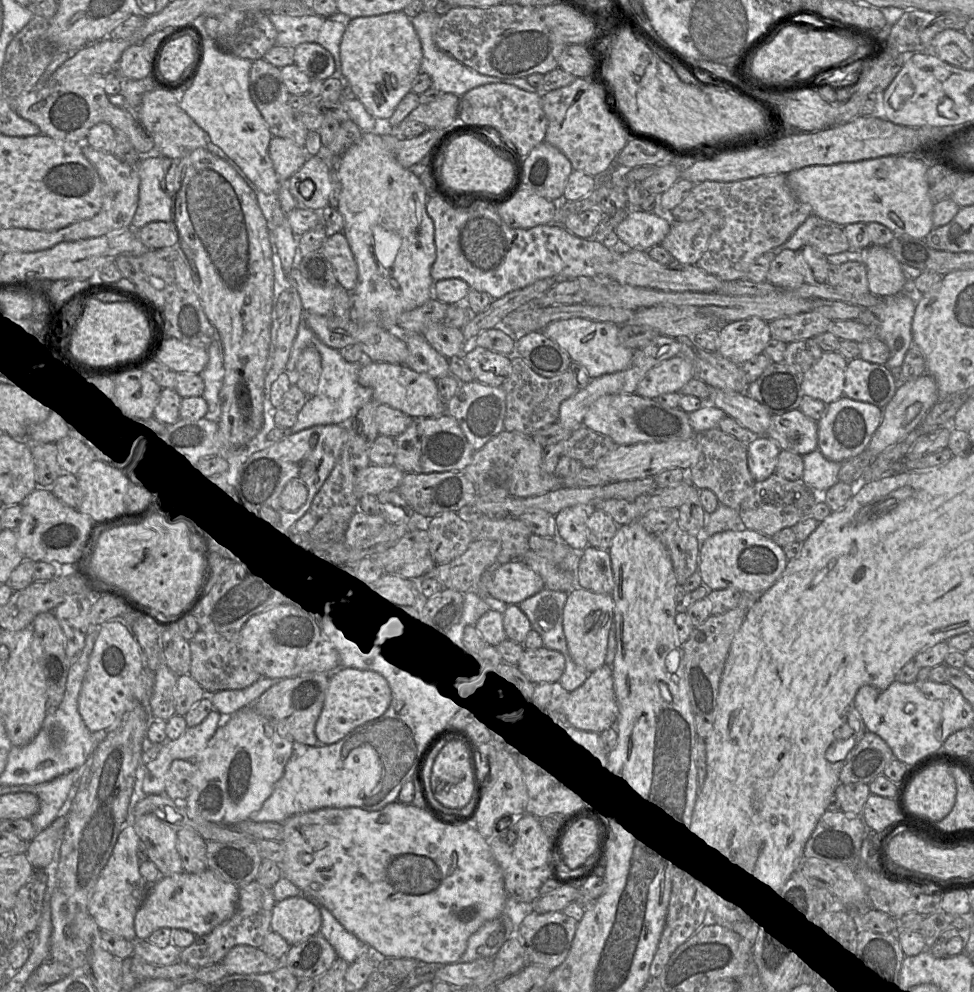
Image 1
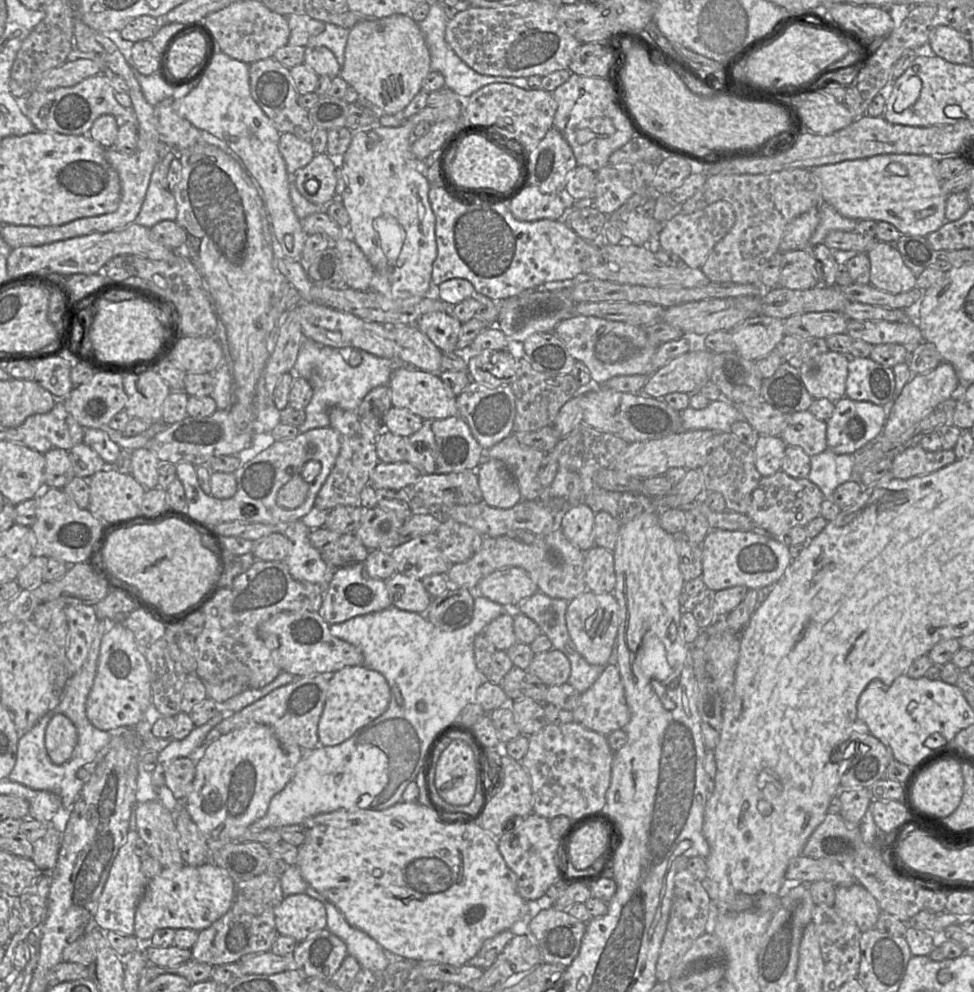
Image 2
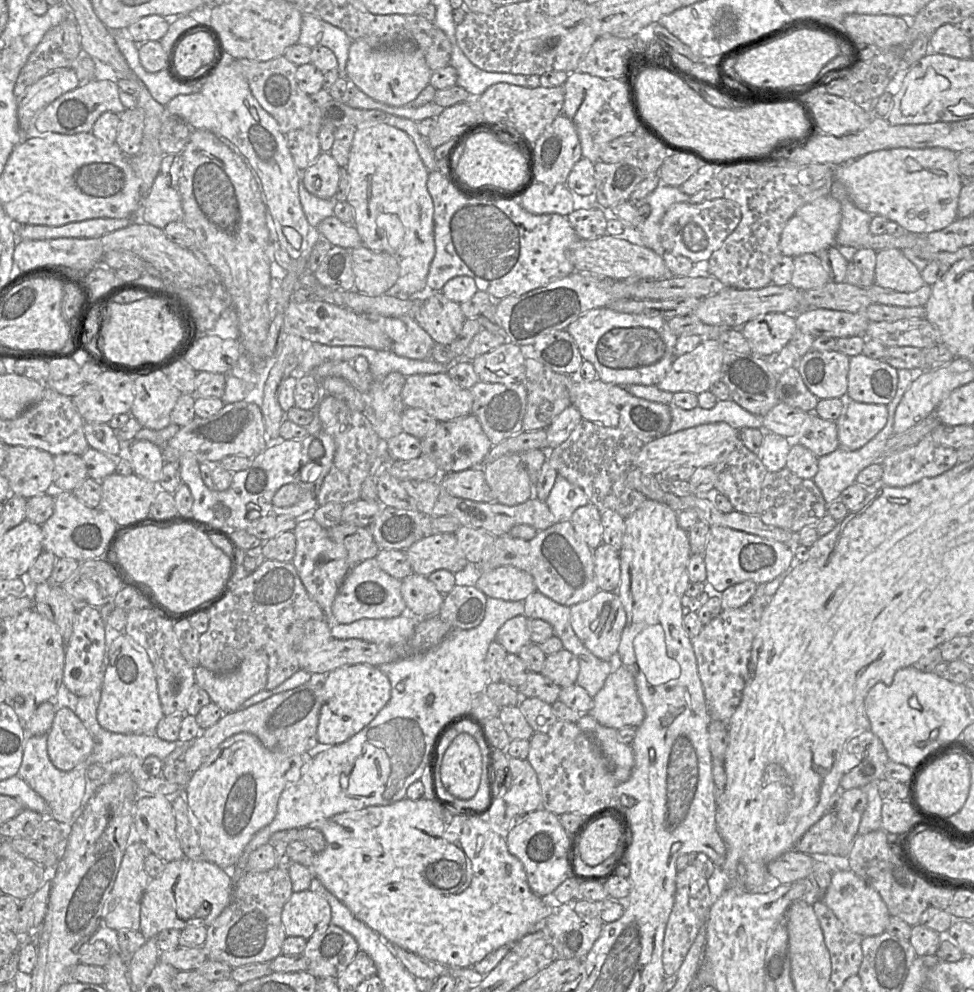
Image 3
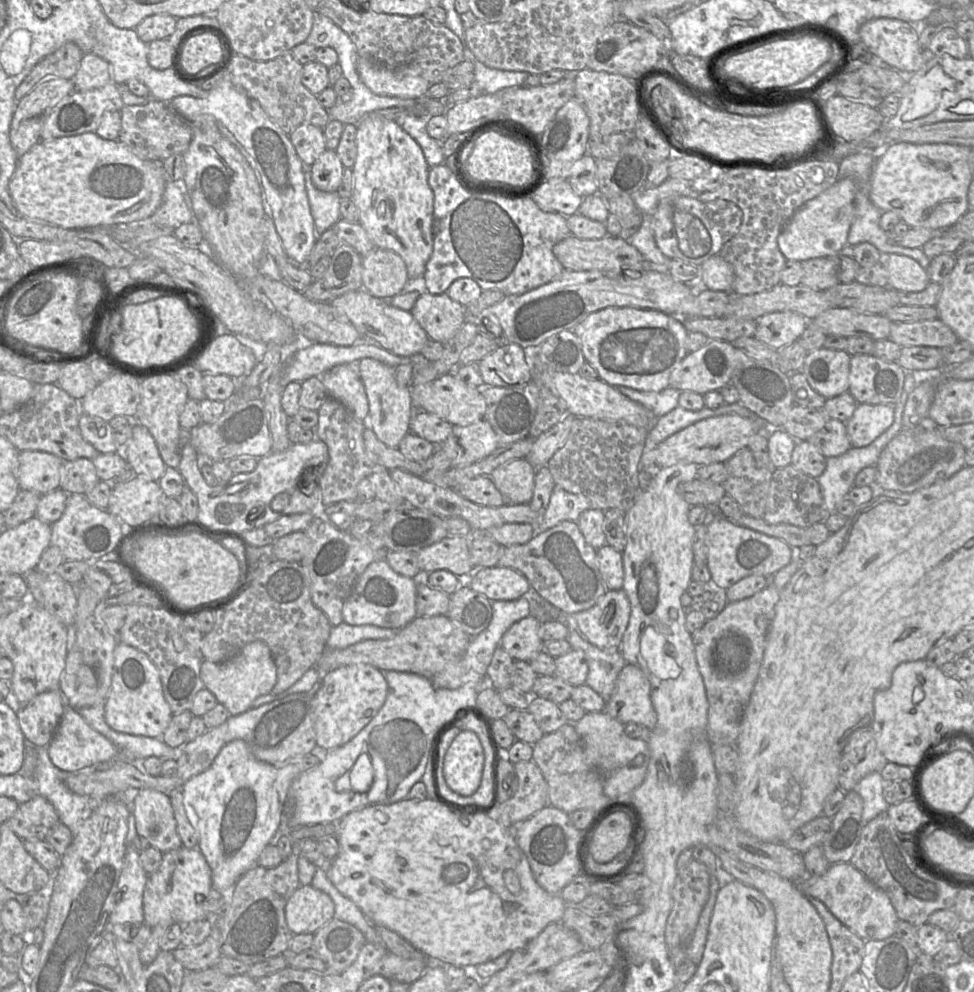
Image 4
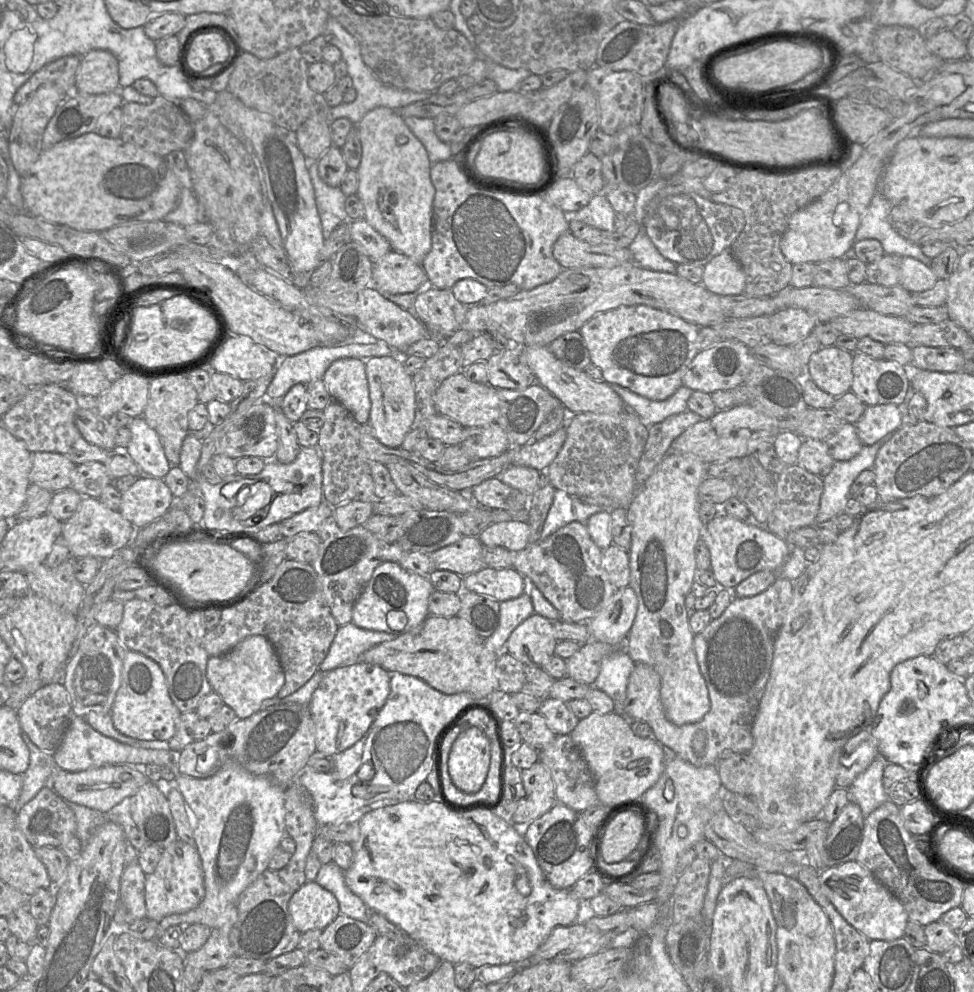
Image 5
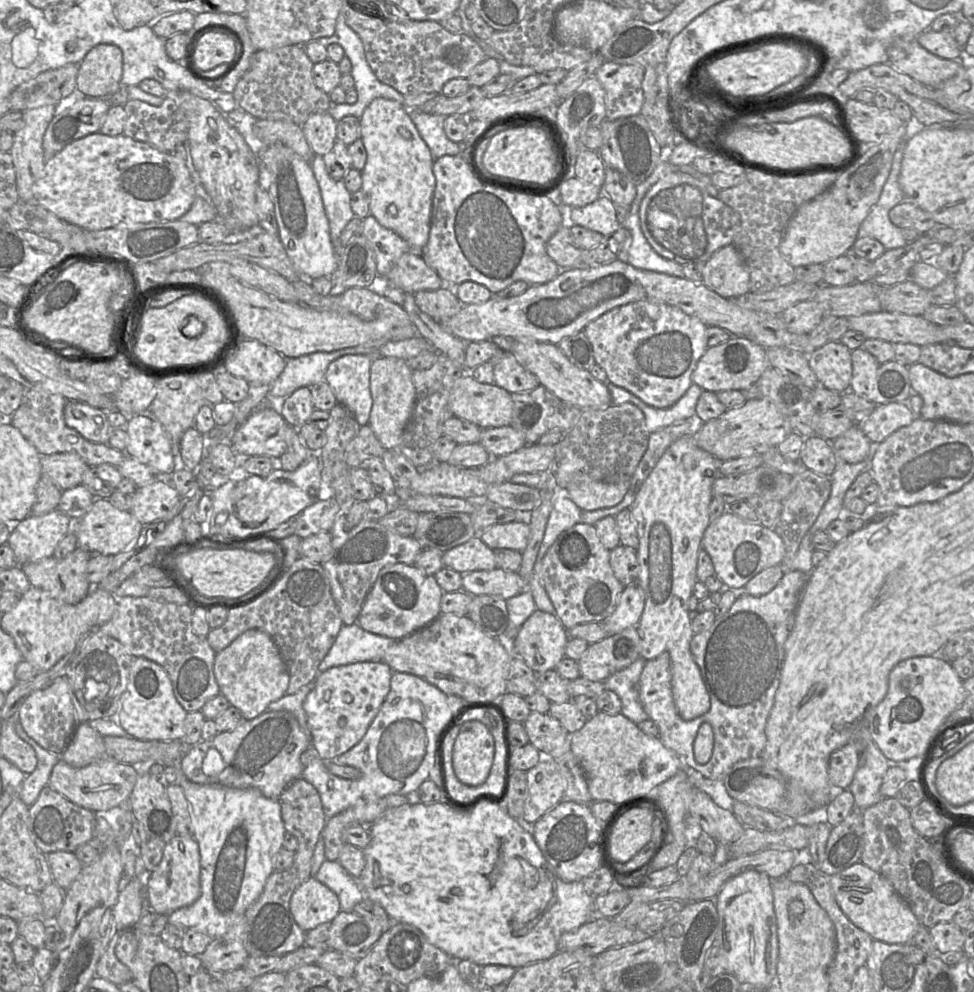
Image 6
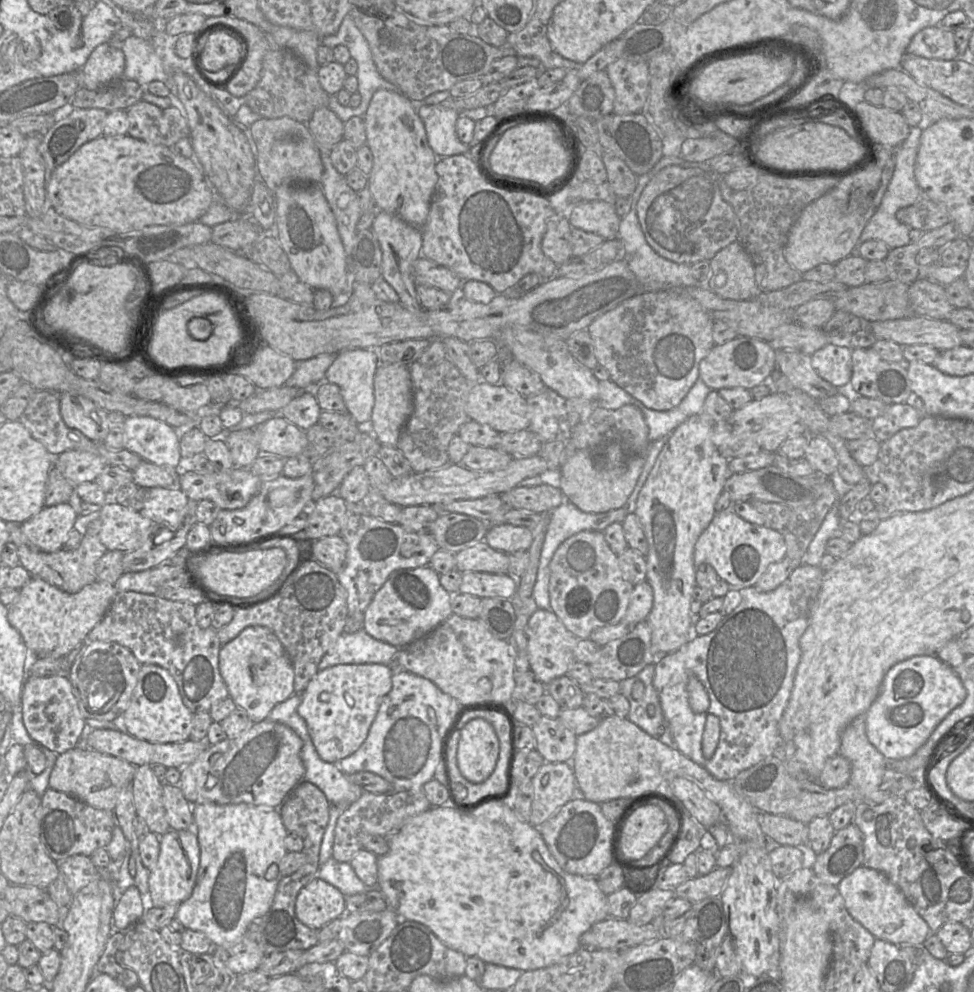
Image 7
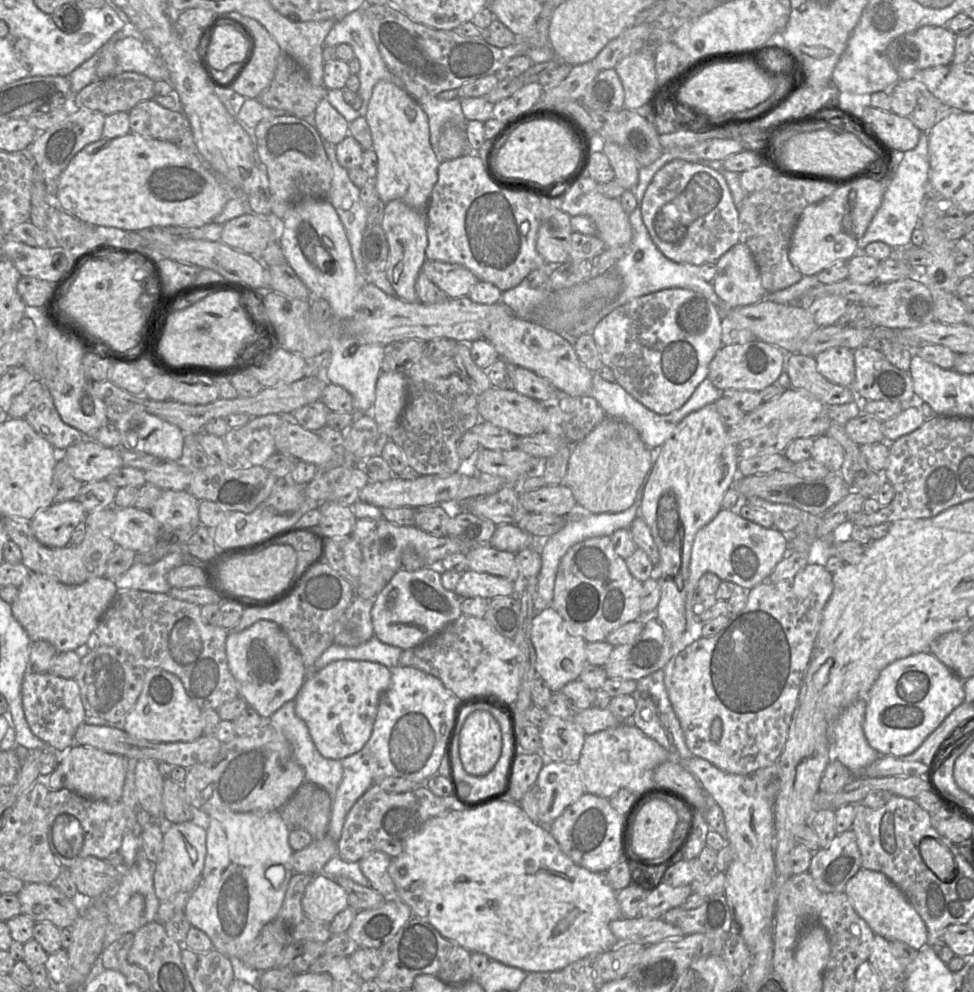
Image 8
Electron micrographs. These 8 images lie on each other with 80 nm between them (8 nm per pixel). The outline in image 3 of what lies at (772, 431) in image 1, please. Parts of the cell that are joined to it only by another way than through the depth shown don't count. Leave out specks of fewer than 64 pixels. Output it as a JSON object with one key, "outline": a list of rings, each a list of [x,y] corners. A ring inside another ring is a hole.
{"outline":[[[814,412],[806,419],[793,442],[801,444],[817,457],[830,454],[840,447],[836,423],[820,418]]]}

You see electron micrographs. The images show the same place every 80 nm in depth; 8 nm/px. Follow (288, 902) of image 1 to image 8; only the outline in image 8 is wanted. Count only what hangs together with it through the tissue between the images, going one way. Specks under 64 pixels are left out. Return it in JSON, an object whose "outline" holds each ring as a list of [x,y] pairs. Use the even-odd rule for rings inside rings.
{"outline":[[[323,873],[315,875],[308,884],[301,904],[309,919],[326,925],[349,906],[345,890]]]}

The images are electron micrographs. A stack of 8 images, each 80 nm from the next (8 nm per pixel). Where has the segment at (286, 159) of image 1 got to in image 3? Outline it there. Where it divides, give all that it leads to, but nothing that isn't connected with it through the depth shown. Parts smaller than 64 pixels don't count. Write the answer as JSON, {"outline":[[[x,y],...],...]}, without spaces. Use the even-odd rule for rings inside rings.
{"outline":[[[292,130],[285,135],[288,149],[299,170],[312,165],[322,153],[317,135],[303,130]]]}

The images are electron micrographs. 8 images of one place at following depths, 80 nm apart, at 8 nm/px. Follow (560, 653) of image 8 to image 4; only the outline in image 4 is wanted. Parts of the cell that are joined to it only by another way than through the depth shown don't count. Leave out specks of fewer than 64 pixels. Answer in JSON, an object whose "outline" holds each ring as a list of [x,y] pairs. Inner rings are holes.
{"outline":[[[529,615],[514,623],[502,636],[500,646],[514,659],[529,662],[544,650],[538,635],[541,621]]]}

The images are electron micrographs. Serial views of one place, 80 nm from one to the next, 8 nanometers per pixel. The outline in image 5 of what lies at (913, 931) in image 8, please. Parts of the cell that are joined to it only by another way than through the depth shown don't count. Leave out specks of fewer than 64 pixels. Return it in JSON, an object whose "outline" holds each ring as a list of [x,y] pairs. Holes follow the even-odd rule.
{"outline":[[[858,862],[826,867],[819,873],[823,893],[843,918],[870,941],[893,941],[904,937],[909,921],[901,902],[877,878]]]}

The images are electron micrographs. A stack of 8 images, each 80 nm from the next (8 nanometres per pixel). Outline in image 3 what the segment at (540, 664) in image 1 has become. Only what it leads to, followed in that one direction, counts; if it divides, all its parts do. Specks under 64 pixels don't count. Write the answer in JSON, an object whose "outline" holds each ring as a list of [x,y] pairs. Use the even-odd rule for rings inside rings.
{"outline":[[[568,650],[547,655],[541,674],[561,688],[576,684],[580,665],[577,657]]]}

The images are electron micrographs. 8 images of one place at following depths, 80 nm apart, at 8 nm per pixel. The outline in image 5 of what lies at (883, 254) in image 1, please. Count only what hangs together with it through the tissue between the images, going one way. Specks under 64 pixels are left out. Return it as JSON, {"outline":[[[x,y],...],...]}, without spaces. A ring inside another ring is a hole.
{"outline":[[[902,257],[899,284],[910,293],[927,291],[938,281],[930,268],[912,257]]]}

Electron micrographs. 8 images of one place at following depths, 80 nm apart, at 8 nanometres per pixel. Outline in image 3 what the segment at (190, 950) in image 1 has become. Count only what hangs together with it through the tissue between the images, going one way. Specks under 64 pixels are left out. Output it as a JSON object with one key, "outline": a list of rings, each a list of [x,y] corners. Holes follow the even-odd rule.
{"outline":[[[275,867],[263,872],[237,875],[230,903],[207,927],[202,947],[208,960],[224,962],[237,968],[255,963],[270,963],[281,955],[283,942],[287,938],[281,914],[292,894],[288,868]]]}

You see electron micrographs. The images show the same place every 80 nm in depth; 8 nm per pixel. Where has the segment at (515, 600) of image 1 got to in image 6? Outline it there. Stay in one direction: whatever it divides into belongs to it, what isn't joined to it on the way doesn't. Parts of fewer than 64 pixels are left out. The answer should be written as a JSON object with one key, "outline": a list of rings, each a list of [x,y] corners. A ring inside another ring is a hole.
{"outline":[[[495,568],[461,575],[461,590],[471,596],[489,595],[507,600],[522,592],[522,580],[518,572]]]}

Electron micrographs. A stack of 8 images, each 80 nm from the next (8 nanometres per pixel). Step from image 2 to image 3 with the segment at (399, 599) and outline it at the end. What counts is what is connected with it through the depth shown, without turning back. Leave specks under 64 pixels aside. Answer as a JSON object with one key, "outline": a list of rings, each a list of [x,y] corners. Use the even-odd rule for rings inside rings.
{"outline":[[[414,573],[401,580],[401,594],[407,612],[416,618],[438,616],[444,600],[426,576]]]}

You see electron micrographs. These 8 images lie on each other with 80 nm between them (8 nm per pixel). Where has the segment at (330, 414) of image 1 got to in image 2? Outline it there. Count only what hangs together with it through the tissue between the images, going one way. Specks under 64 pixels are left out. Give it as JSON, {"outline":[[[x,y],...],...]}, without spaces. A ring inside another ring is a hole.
{"outline":[[[304,336],[293,372],[297,377],[303,377],[310,381],[313,387],[313,396],[310,403],[304,409],[306,414],[305,422],[297,427],[300,433],[314,428],[329,427],[328,410],[333,406],[356,411],[370,391],[381,385],[388,385],[391,375],[397,369],[409,366],[402,362],[399,357],[383,358],[364,354],[361,364],[352,367],[345,360],[347,351],[320,344]]]}

